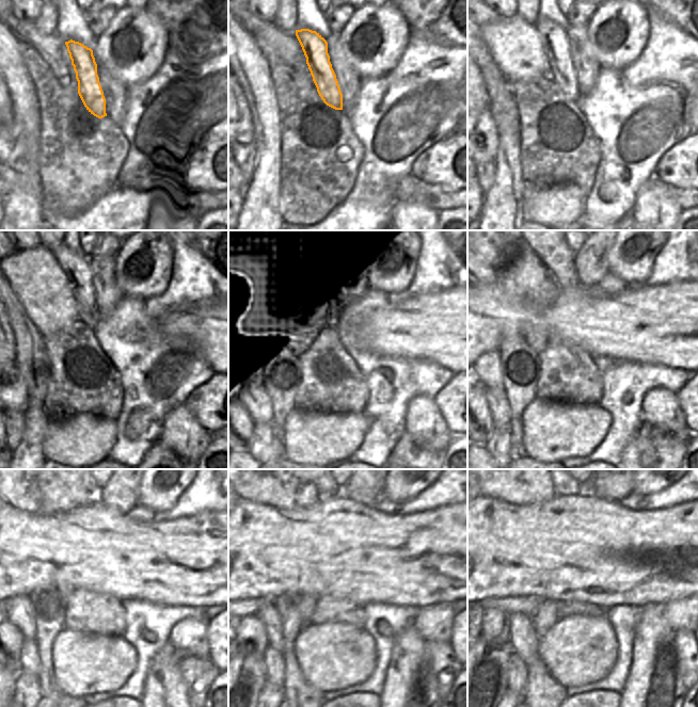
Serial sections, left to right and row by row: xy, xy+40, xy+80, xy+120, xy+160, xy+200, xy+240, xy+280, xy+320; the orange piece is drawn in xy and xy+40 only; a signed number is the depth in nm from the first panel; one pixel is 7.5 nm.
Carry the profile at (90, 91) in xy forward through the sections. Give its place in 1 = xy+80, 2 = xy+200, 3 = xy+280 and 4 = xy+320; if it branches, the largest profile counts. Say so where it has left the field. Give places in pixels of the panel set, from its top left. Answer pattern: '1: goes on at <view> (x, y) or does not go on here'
1: goes on at xy+80 (554, 38)
2: goes on at xy+200 (553, 252)
3: goes on at xy+280 (324, 491)
4: goes on at xy+320 (561, 491)

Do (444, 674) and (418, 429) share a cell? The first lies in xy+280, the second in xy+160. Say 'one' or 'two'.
two

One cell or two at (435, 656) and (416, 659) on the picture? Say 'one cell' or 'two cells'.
one cell

